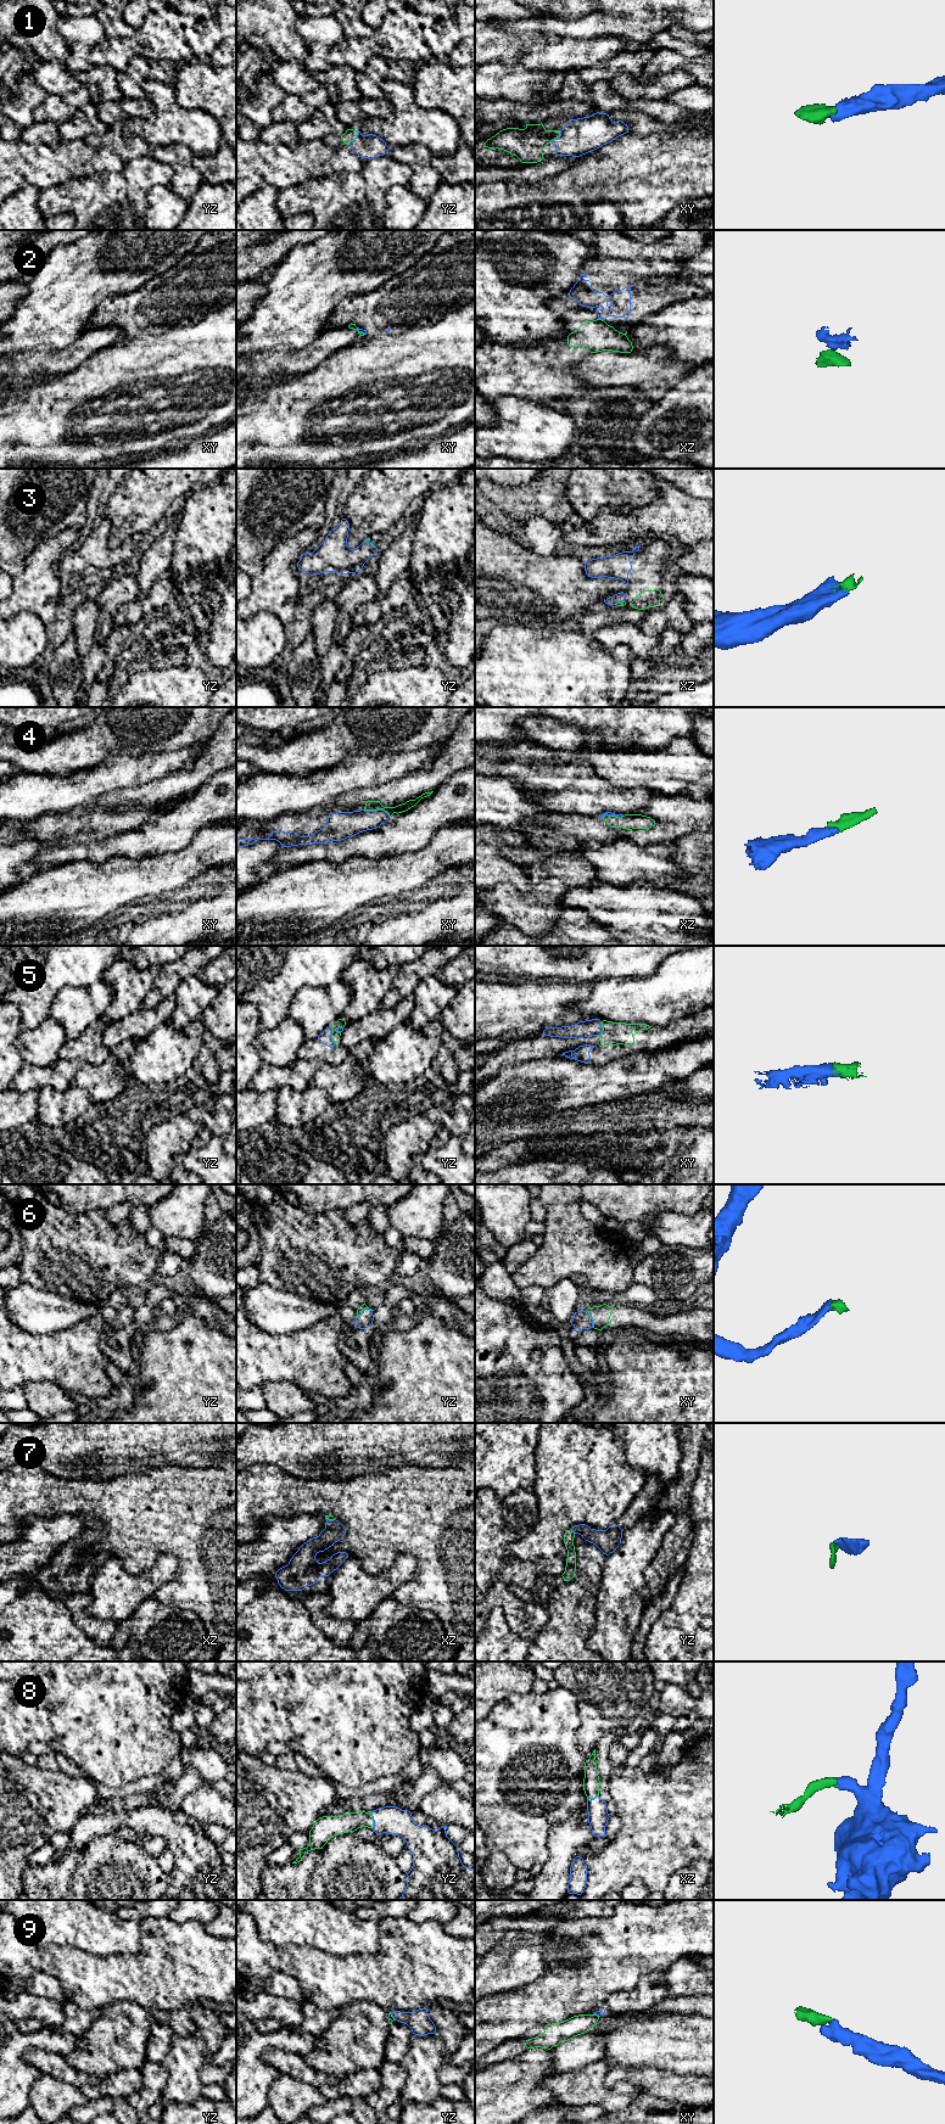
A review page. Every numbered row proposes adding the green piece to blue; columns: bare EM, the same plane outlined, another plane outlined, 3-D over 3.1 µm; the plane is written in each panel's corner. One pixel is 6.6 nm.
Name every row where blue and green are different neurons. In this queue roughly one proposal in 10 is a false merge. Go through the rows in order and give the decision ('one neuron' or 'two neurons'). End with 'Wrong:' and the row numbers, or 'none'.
1: one neuron
2: two neurons
3: one neuron
4: one neuron
5: one neuron
6: one neuron
7: one neuron
8: one neuron
9: one neuron
Wrong: 2

